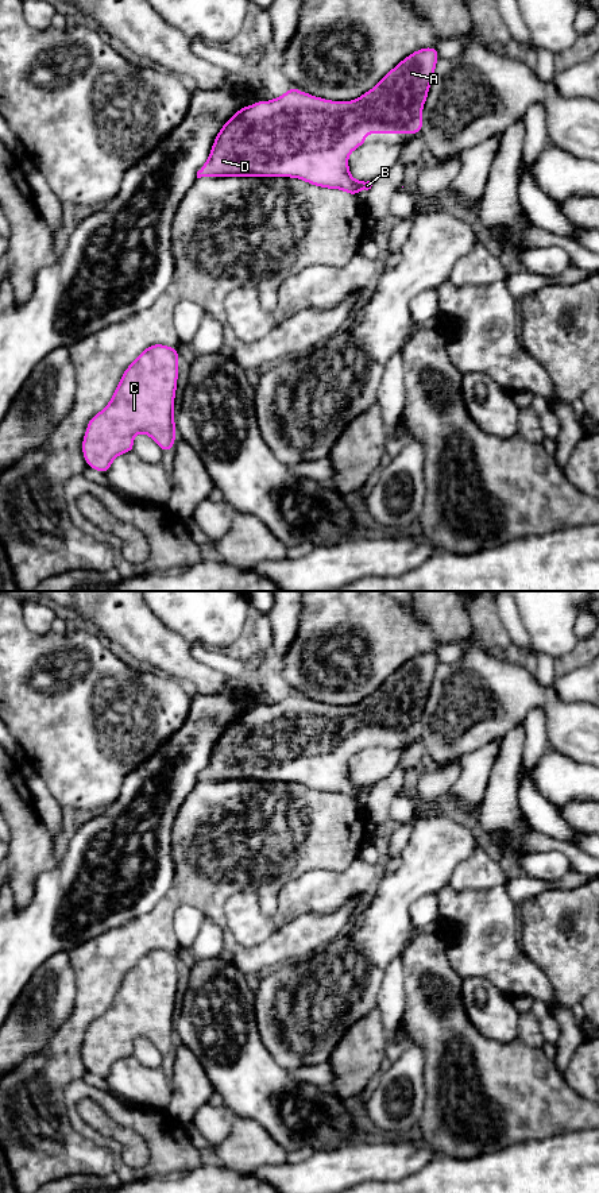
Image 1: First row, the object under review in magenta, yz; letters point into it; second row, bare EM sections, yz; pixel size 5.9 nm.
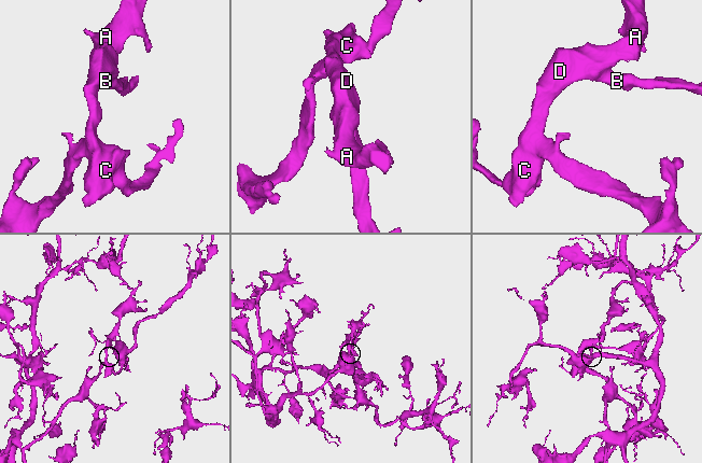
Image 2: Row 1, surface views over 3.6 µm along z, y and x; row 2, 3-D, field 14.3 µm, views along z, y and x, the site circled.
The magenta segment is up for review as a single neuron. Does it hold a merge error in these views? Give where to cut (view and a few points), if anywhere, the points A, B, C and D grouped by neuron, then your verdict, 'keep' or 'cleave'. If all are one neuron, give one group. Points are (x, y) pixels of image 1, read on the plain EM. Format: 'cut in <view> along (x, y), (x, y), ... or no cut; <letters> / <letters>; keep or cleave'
no cut; A B C D; keep

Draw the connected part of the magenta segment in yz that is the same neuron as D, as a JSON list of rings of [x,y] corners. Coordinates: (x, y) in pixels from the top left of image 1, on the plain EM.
[[[436,652],[417,655],[401,665],[367,698],[352,706],[331,706],[290,692],[270,706],[256,706],[240,713],[217,738],[205,769],[197,776],[201,781],[291,781],[316,791],[340,794],[351,800],[368,795],[372,785],[358,785],[349,779],[349,758],[364,749],[366,738],[421,738],[422,711],[440,663]]]

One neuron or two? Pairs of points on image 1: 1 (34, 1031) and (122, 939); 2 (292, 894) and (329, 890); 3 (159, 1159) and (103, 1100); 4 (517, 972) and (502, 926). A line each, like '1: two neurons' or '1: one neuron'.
1: two neurons
2: one neuron
3: one neuron
4: one neuron

